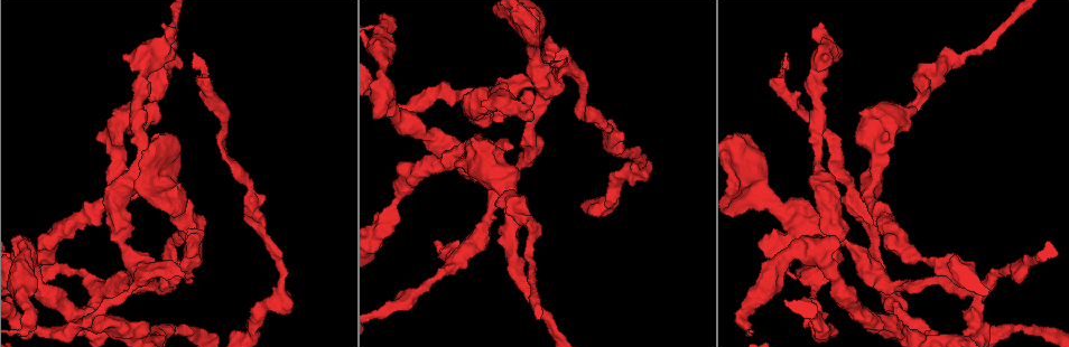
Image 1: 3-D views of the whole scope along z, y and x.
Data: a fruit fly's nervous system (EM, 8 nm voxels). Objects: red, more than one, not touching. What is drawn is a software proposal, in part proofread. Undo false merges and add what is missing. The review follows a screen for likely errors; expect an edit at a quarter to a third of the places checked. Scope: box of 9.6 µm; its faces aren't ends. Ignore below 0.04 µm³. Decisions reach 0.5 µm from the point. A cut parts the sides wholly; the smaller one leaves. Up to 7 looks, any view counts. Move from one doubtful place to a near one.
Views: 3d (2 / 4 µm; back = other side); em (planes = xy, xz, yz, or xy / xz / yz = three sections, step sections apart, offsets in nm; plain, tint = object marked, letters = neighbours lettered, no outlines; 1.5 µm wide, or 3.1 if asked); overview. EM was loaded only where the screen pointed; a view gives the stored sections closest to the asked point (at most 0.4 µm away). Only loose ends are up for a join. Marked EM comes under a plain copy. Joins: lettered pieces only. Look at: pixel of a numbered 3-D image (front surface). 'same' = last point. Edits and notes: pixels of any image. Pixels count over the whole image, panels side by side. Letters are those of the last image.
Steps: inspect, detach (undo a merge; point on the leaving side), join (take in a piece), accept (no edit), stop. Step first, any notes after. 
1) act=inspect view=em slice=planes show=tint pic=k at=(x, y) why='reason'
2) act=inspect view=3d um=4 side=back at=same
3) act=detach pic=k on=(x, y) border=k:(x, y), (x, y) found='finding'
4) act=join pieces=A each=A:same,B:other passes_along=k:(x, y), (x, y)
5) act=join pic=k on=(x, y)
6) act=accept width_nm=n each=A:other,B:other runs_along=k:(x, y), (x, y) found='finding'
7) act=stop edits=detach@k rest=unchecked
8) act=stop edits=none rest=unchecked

act=inspect view=3d um=4 pic=1 at=(924, 262) why='sudden change in width'

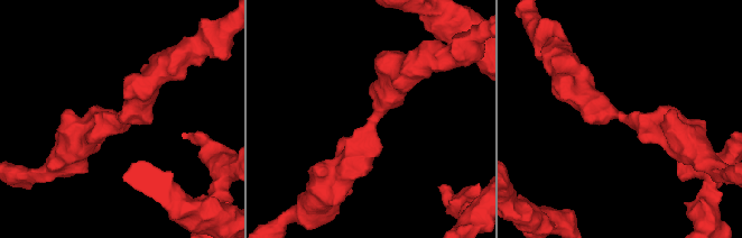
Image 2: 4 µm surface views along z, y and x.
act=inspect view=em slice=planes show=tint pic=2 at=(624, 116) arm_widths_nm=380,400

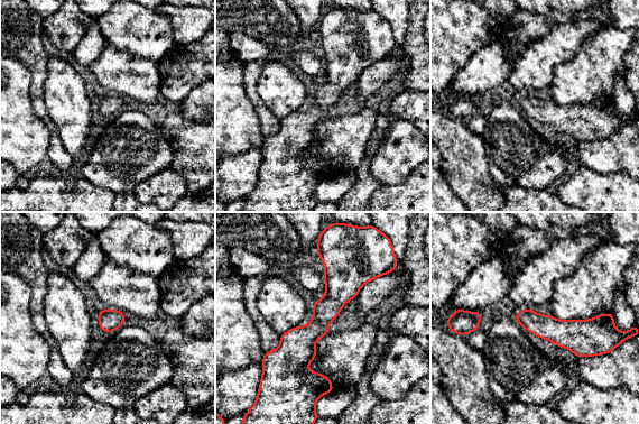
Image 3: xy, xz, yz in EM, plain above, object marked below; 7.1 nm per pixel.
act=inspect view=em slice=planes show=letters at=same

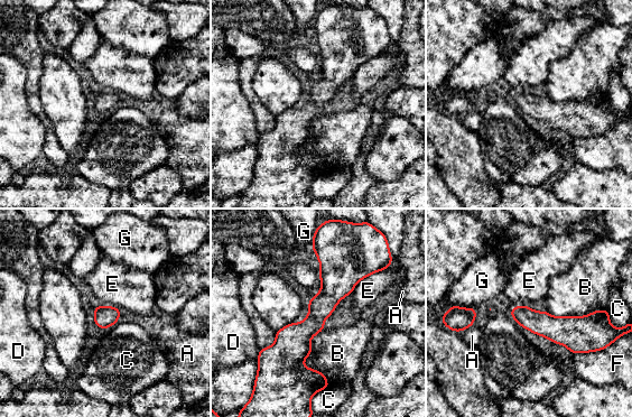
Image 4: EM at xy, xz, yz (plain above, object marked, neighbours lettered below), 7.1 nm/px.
act=accept width_nm=160 each=A:other,B:other,C:other,D:other,E:other,F:other,G:other runs_along=4:(324, 249), (330, 295), (298, 337), (313, 383) found='continuous, no second neuron'

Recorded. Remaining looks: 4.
act=inspect view=em slice=xz step=8 show=letters pic=1 at=(793, 277) why='thick turns thin'

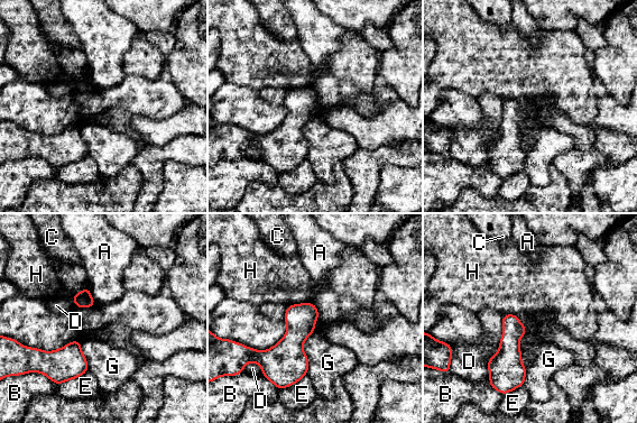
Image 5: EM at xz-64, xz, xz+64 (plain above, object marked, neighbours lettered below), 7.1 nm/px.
act=detach pic=5 on=(91, 302) longest_contact=D:500nm each=A:other,B:other,C:other,D:other,E:other,G:other,H:other border=5:(91, 296), (85, 301), (75, 302) found='a second neuron is stuck on'

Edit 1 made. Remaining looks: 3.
act=inspect view=3d um=4 side=back pic=1 at=(746, 327) why='abrupt turn'

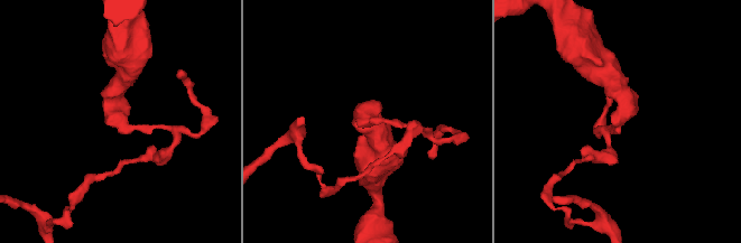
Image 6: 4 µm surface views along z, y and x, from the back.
act=inspect view=em slice=yz step=4 show=tint pic=6 at=(116, 115)

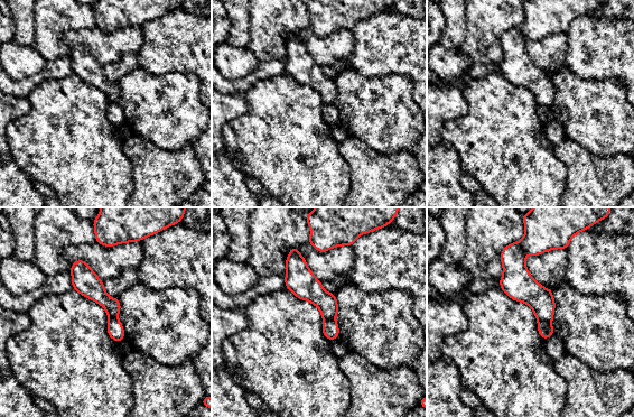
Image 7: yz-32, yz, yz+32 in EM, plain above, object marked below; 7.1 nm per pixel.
act=inspect view=em slice=yz step=4 show=letters at=same why='see the neighbours'

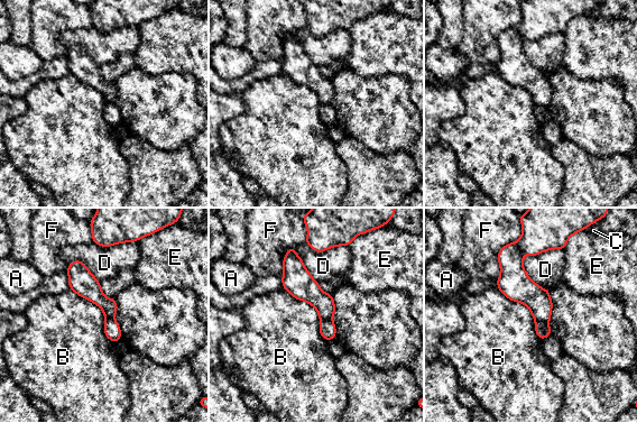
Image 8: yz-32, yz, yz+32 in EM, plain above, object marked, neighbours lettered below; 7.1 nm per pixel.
act=detach pic=8 on=(542, 329) longest_contact=B:500nm each=A:other,B:other,C:other,D:other,E:other,F:other border=8:(535, 320), (547, 322) found='a second neuron is stuck on'

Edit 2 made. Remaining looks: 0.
act=stop edits=detach@5,detach@8 rest=unchecked

